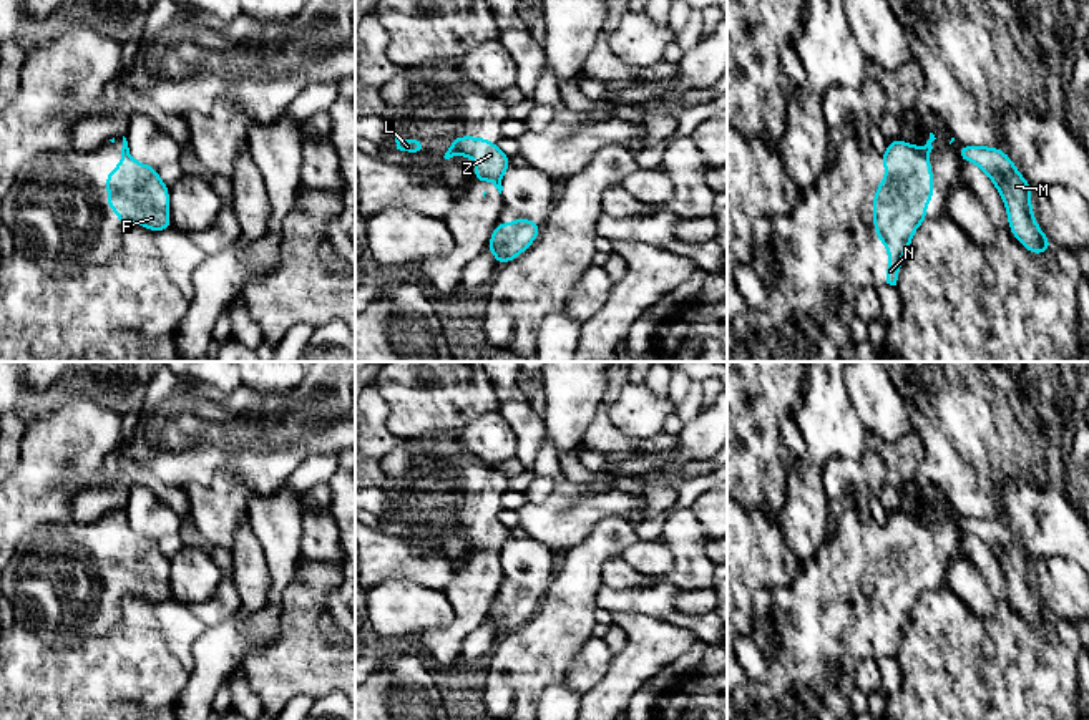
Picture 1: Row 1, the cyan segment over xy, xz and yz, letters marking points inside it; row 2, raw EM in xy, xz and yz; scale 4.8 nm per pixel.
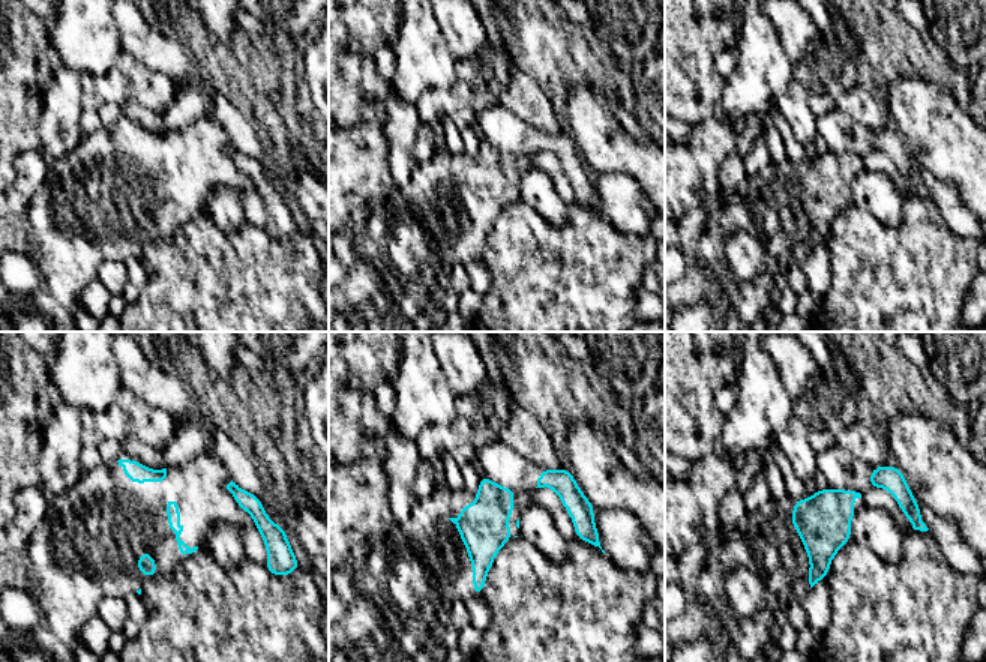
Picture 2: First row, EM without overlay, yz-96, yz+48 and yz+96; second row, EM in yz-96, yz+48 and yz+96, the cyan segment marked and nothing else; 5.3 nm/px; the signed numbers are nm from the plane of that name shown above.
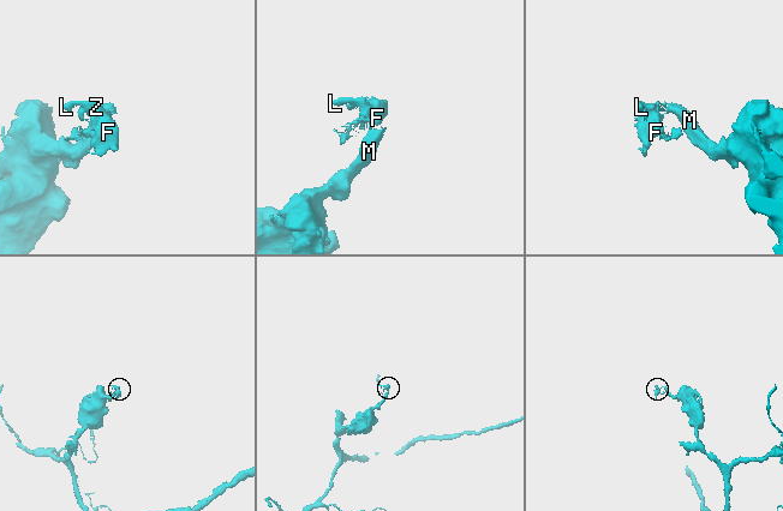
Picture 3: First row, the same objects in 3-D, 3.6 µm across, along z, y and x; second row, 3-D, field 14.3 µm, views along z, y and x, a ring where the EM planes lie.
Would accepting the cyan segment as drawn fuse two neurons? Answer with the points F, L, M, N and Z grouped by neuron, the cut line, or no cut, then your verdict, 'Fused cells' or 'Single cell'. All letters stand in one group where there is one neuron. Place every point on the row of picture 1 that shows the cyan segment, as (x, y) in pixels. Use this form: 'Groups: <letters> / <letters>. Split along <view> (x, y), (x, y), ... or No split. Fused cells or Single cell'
Groups: F L N Z / M. Split along yz (925, 145), (925, 153). Fused cells

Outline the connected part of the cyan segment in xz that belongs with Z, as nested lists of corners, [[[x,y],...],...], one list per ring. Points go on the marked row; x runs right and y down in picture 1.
[[[452,136],[453,141],[445,153],[445,159],[453,156],[465,156],[475,159],[476,182],[486,182],[493,179],[493,186],[500,191],[503,174],[511,166],[510,156],[506,156],[491,139],[475,136]]]

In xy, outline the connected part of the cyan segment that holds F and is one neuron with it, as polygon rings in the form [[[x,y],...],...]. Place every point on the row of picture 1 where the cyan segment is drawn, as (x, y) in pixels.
[[[123,136],[121,163],[105,178],[108,189],[106,209],[118,212],[118,226],[139,224],[153,234],[171,229],[169,187],[158,169],[138,163]]]

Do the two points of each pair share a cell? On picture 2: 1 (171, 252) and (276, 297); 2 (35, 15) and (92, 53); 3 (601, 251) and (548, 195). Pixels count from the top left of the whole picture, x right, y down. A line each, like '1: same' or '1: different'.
1: same
2: different
3: different

